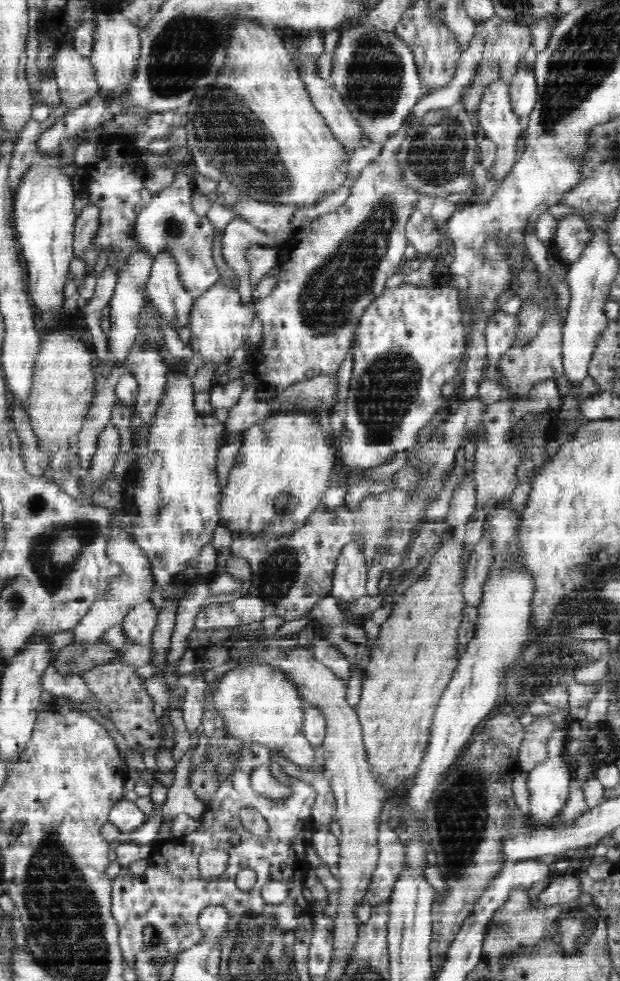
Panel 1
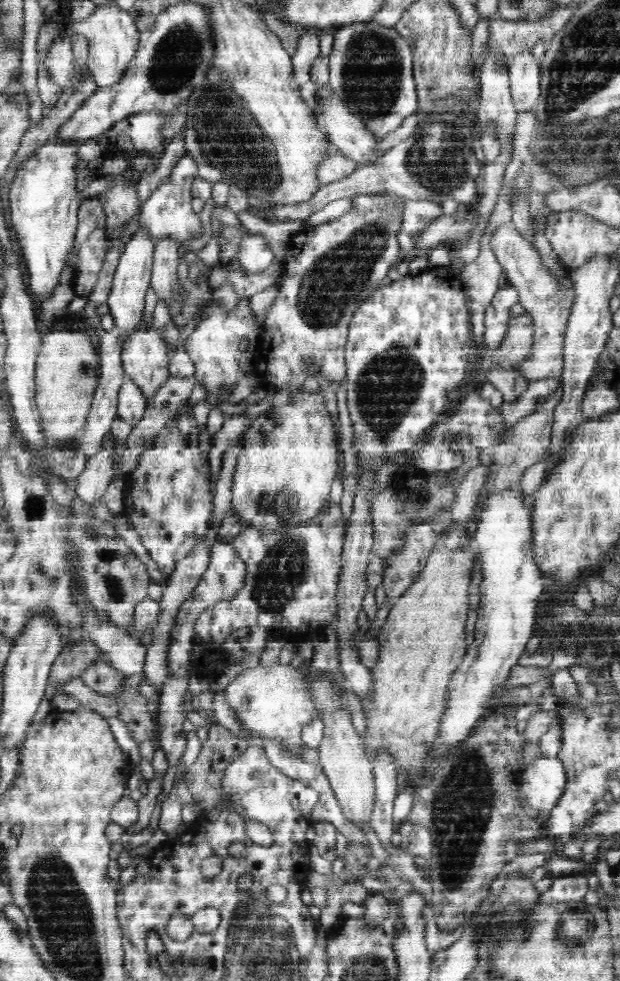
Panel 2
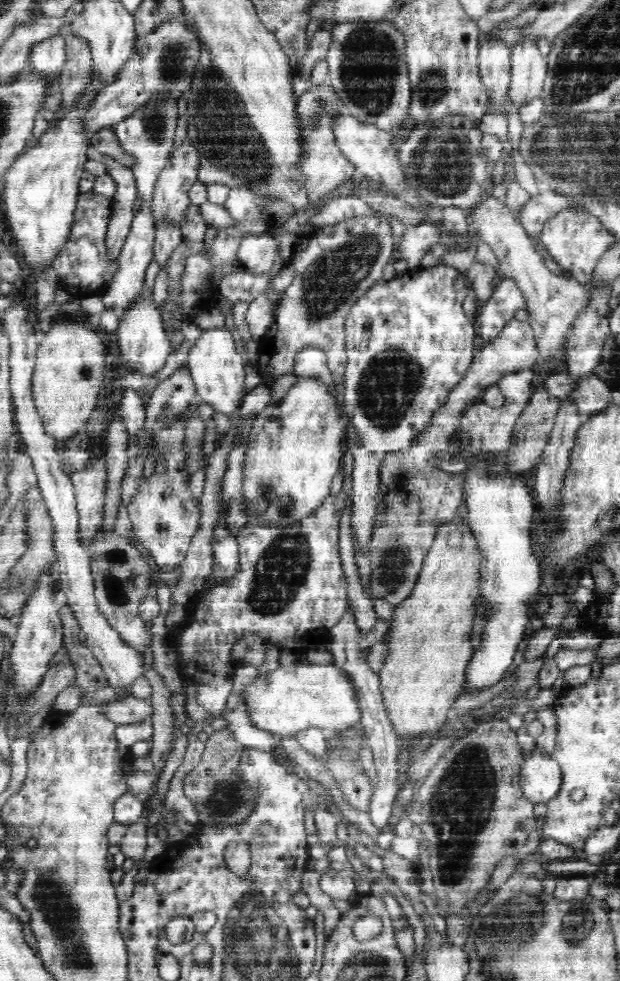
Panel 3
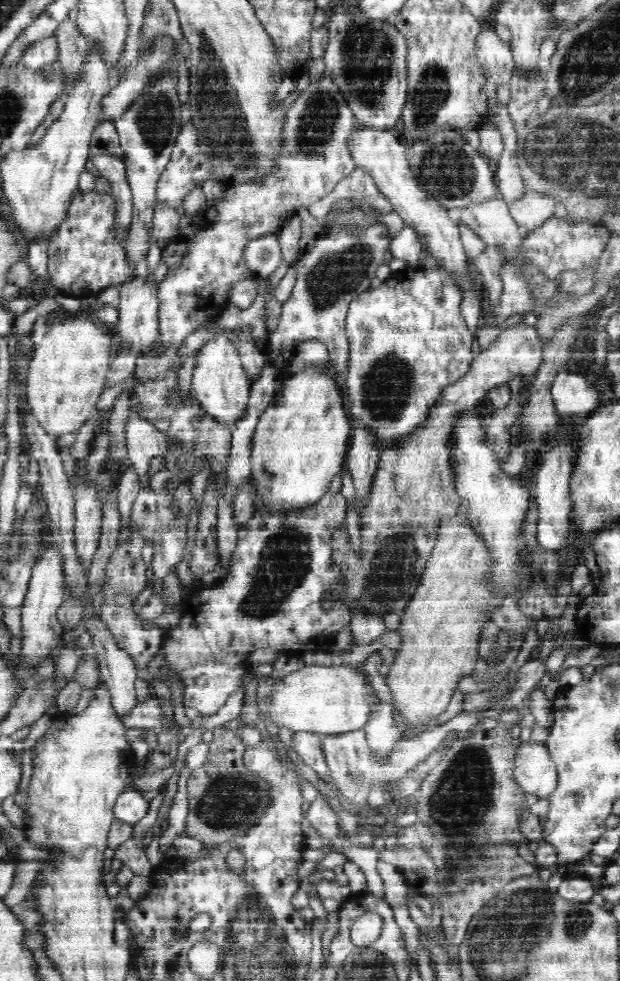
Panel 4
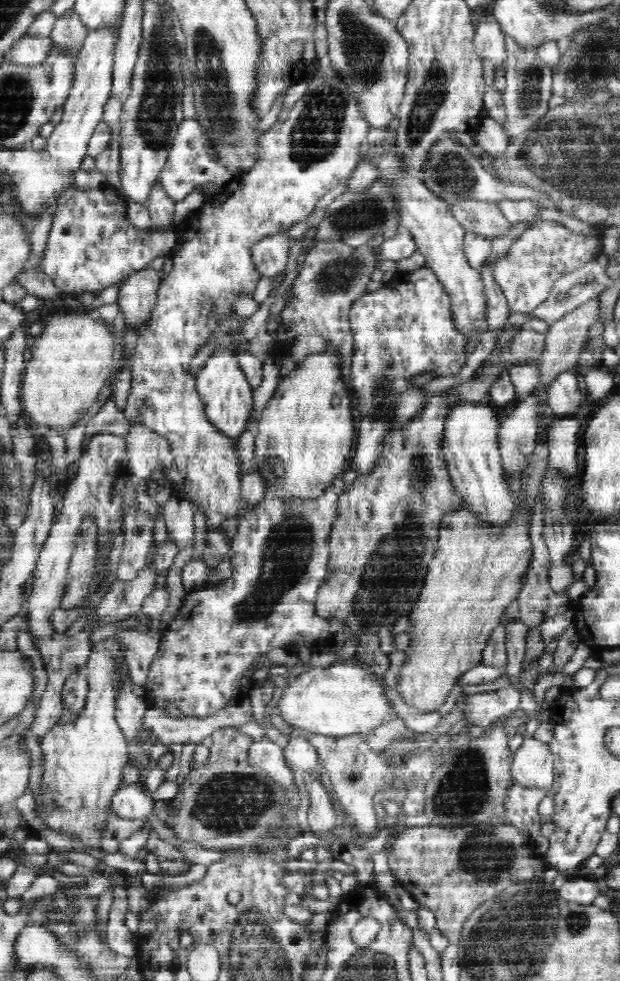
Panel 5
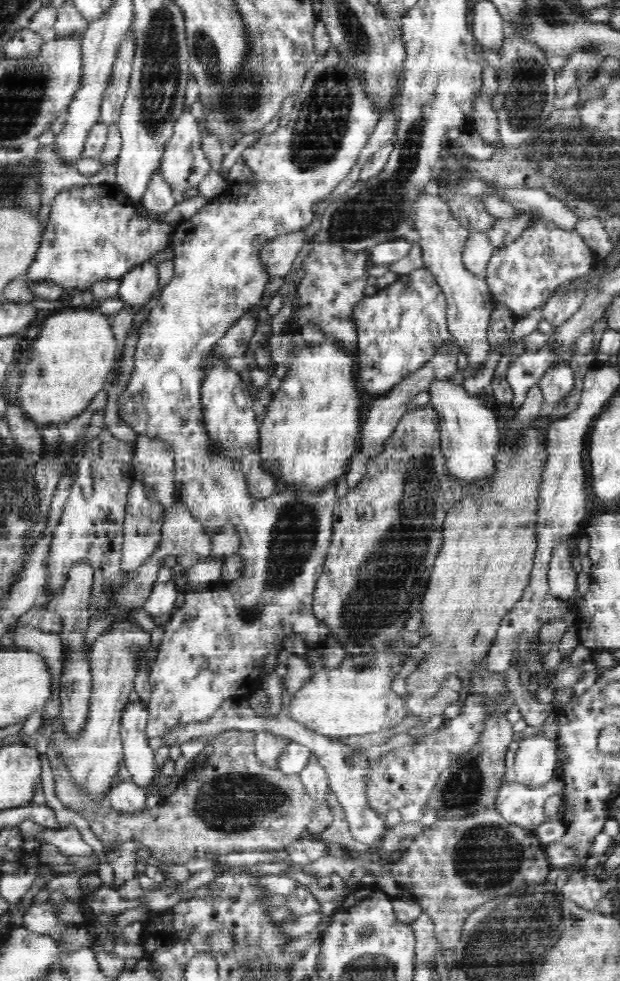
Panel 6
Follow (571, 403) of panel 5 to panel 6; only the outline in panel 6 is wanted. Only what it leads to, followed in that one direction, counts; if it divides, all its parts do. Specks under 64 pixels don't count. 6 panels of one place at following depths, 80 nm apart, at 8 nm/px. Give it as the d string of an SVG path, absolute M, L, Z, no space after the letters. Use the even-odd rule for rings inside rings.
M564 364L546 370L537 385L542 391L545 402L549 406L555 406L568 396L574 384L573 372L569 364Z

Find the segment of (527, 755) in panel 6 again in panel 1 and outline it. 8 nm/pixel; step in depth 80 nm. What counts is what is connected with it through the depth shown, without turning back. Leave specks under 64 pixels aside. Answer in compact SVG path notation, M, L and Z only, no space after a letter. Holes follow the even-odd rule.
M565 756L548 758L530 772L528 772L528 794L529 808L531 810L531 820L534 818L545 824L558 818L564 804L567 803L568 796L571 795L572 778Z

